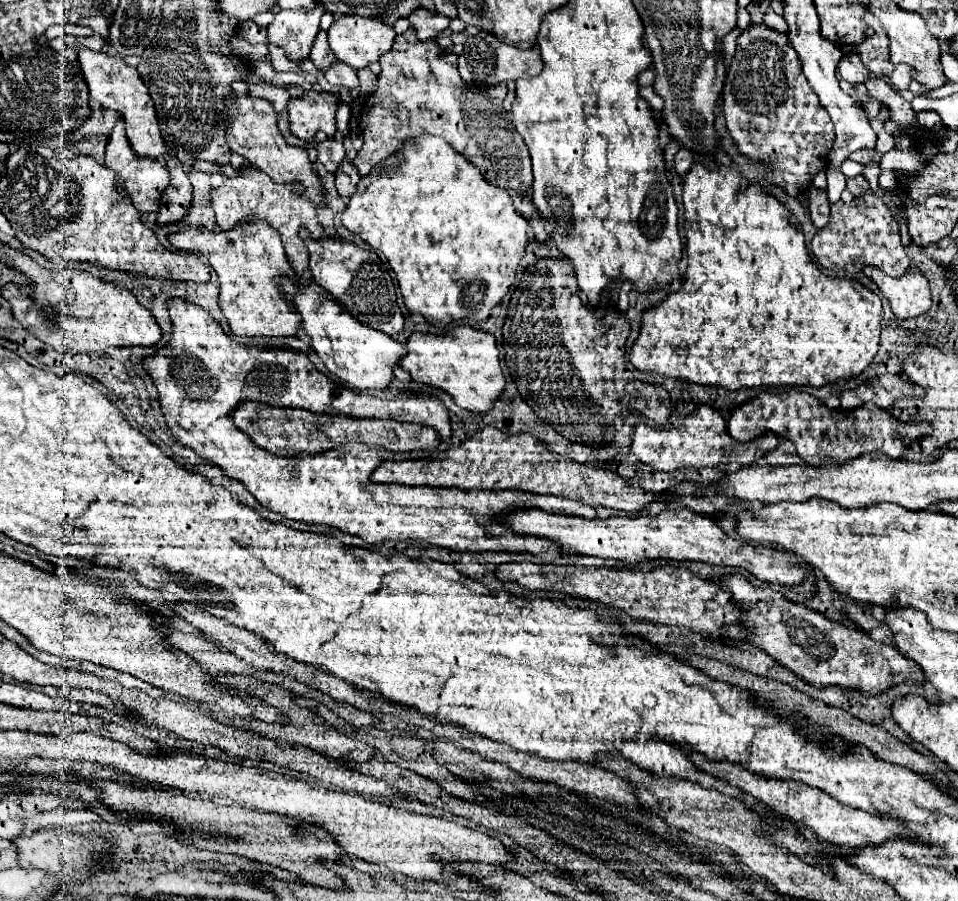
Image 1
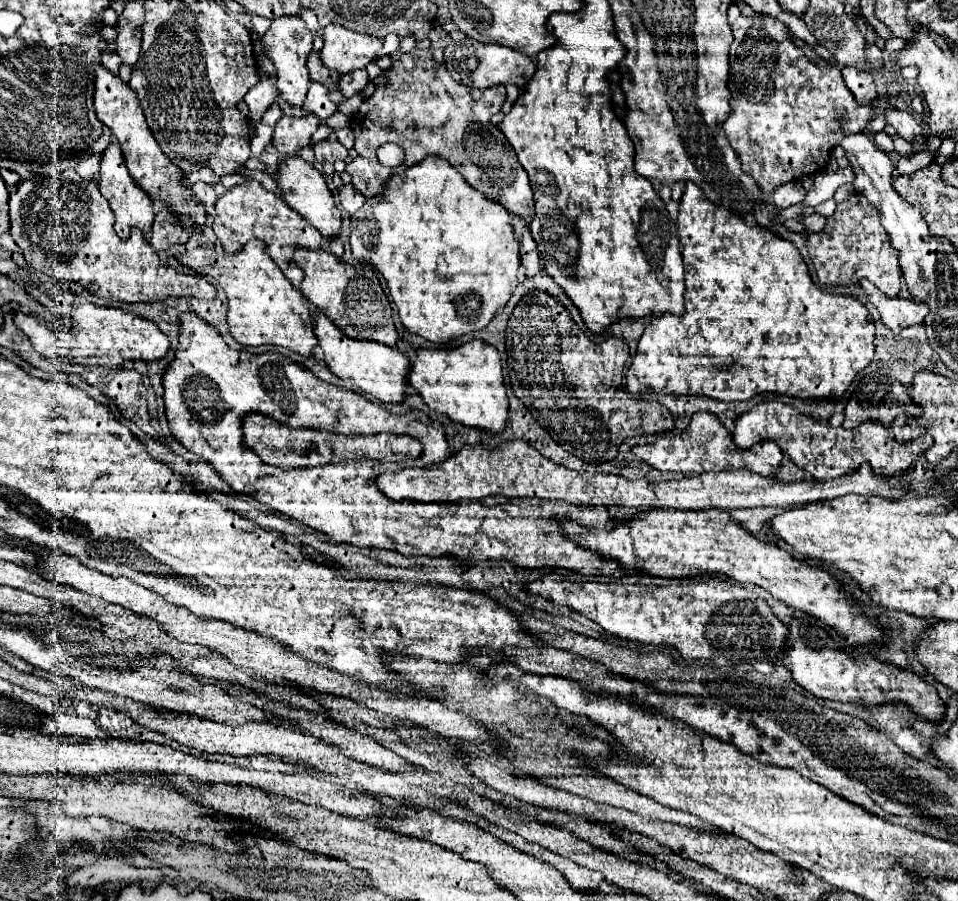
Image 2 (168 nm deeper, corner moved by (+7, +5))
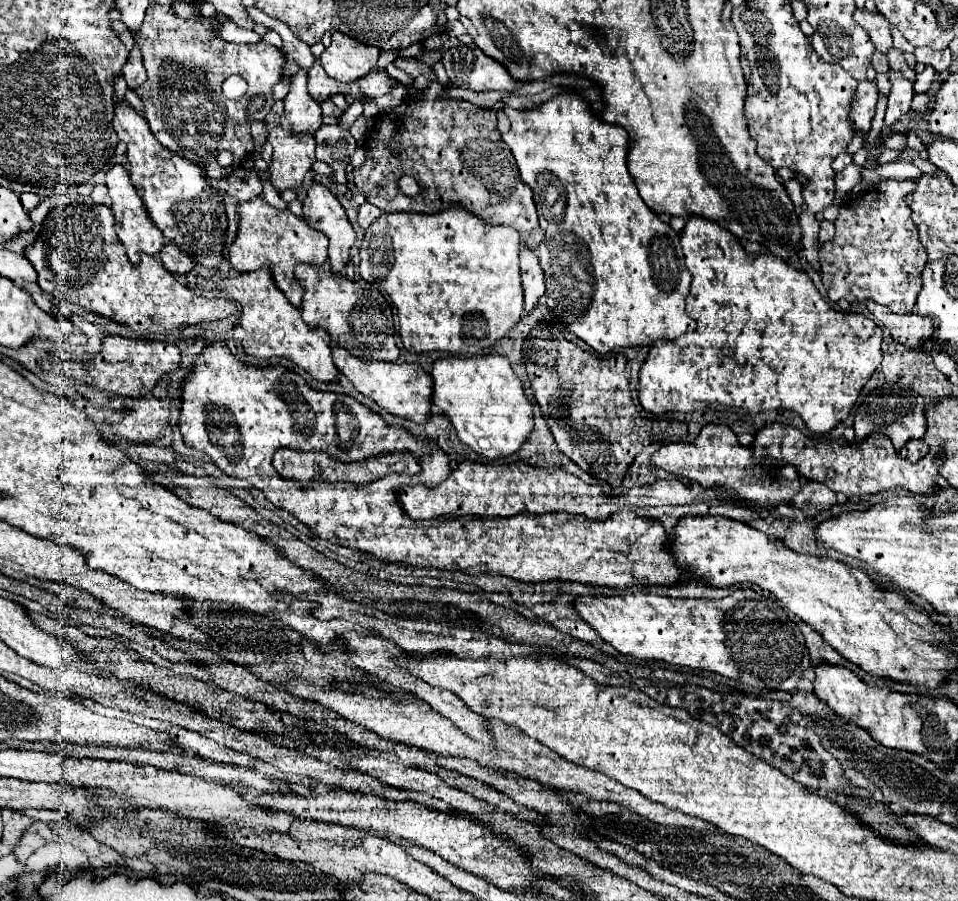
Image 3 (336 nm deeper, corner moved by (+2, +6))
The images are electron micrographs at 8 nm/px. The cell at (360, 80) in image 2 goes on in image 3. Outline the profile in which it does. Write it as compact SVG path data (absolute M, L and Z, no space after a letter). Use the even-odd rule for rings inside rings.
M371 71L371 75L365 75L363 79L359 79L359 87L365 95L375 99L389 93L395 87L395 81L385 71Z

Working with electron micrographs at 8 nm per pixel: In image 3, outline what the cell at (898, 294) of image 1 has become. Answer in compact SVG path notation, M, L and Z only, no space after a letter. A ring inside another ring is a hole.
M879 305L867 307L867 311L881 323L885 329L889 329L889 335L905 345L907 349L921 349L923 341L929 341L933 335L933 323L931 319L915 313L915 315L895 315Z

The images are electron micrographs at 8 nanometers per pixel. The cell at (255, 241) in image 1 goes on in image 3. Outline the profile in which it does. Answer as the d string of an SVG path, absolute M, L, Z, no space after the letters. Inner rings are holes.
M255 271L251 275L237 275L237 277L231 275L227 279L219 279L211 283L213 285L209 287L227 293L243 307L239 323L245 329L243 349L247 355L257 359L287 357L317 381L337 381L339 371L331 359L331 339L327 331L311 331L309 327L305 327L299 309L287 303L287 297L281 291L277 291L267 271Z

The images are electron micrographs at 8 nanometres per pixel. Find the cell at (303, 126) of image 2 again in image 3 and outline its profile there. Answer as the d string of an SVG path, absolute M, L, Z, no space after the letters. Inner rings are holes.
M275 127L269 131L267 141L273 145L271 185L277 193L299 187L315 163L315 139L309 135L287 135L283 127Z

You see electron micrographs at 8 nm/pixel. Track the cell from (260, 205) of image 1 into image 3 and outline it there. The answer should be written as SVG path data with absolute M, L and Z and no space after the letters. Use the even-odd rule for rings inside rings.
M255 197L237 207L239 211L239 233L235 243L229 247L229 261L235 273L249 273L257 269L269 269L279 291L285 293L293 307L301 307L303 289L295 283L293 269L297 263L321 267L327 261L327 237L319 231L311 231L307 221L295 217L291 211L279 211L271 207L263 197Z

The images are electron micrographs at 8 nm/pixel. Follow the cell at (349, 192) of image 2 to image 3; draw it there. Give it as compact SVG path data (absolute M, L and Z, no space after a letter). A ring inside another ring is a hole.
M371 203L361 205L361 209L359 209L359 219L357 219L359 227L361 227L361 229L367 229L375 219L381 217L381 213L383 213L383 211L379 211L379 209L377 209L375 205L371 205Z

